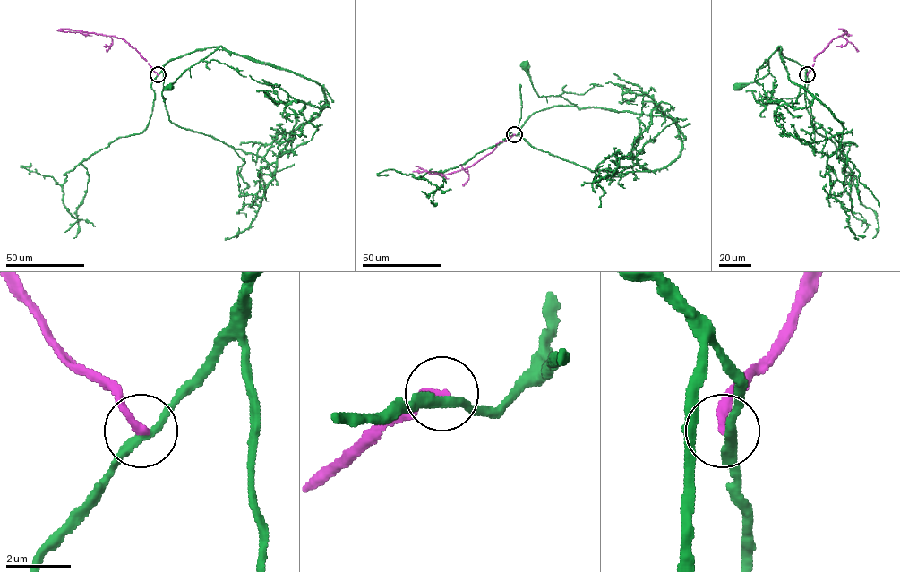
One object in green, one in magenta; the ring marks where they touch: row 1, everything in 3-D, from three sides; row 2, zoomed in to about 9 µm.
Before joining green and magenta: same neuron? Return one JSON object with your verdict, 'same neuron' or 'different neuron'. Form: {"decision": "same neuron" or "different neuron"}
{"decision": "different neuron"}

